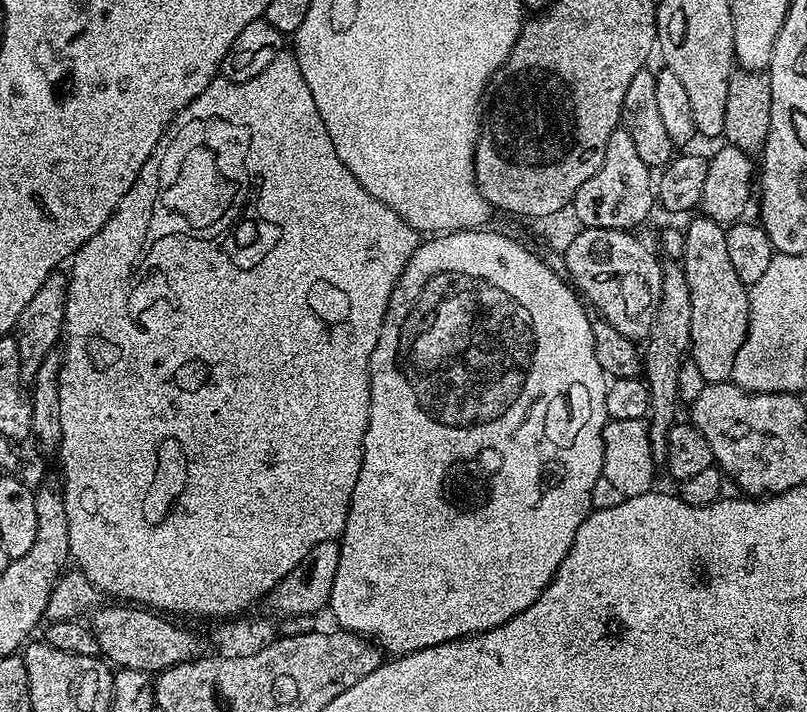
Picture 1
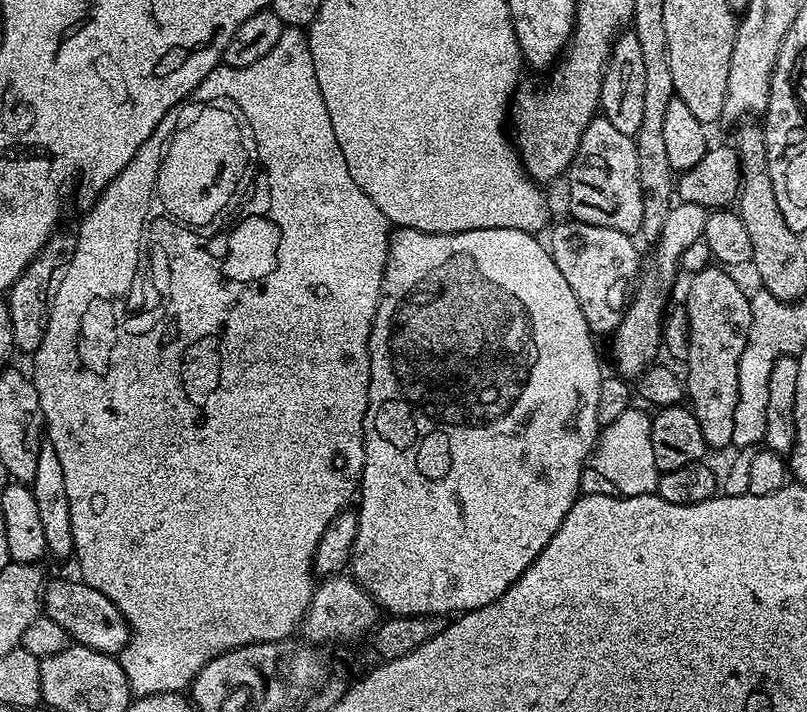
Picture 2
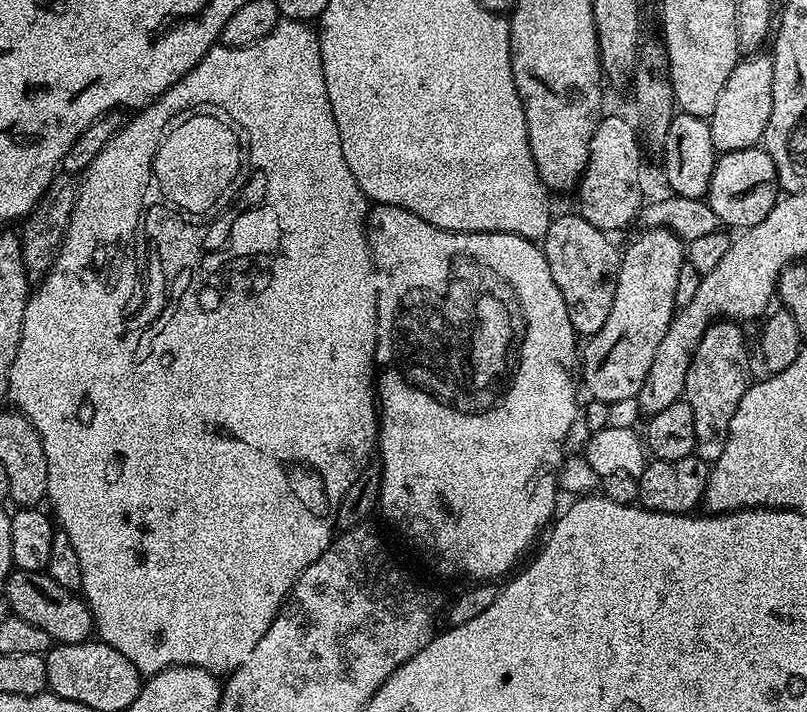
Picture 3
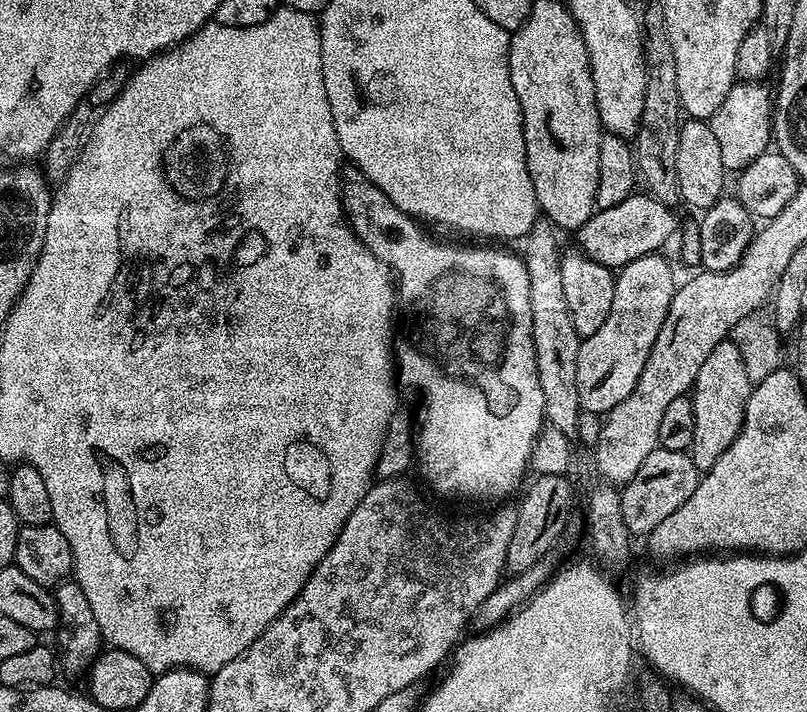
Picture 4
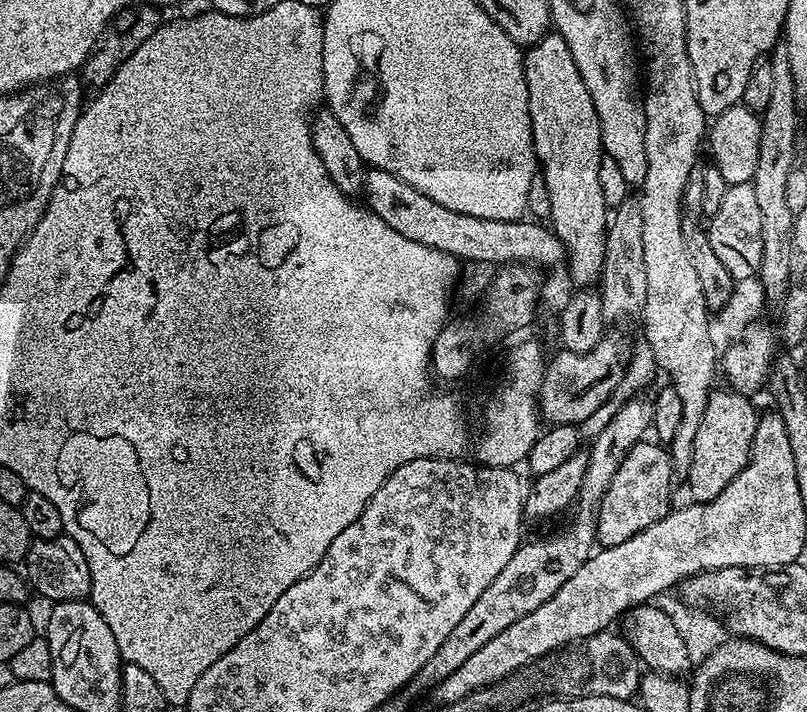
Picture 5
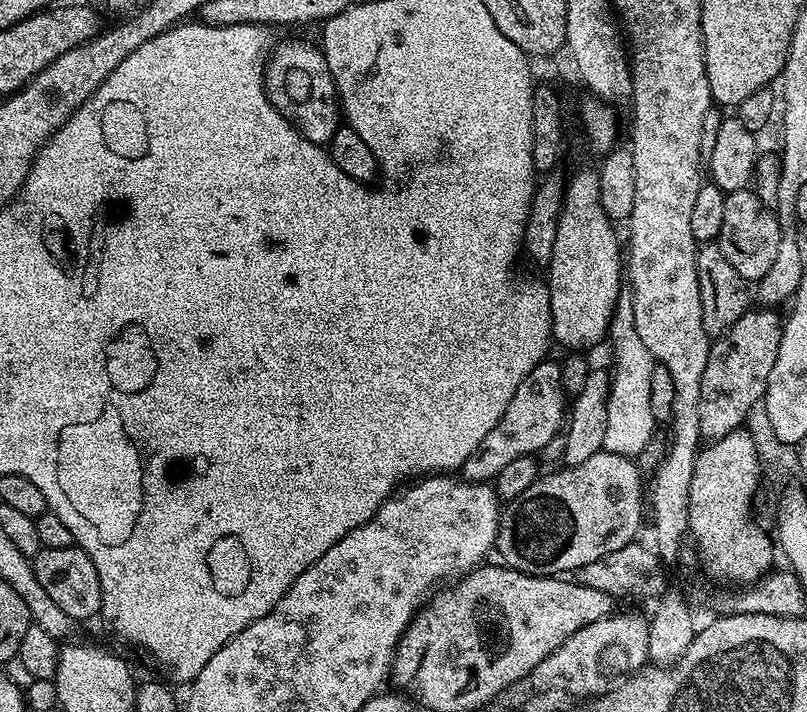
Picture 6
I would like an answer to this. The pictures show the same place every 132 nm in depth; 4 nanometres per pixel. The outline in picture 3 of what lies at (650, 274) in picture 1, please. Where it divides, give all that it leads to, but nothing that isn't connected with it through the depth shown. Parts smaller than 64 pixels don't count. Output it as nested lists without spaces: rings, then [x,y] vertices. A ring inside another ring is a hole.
[[[578,214],[557,215],[542,239],[544,257],[550,266],[550,274],[554,274],[554,286],[562,290],[566,314],[570,314],[574,330],[584,338],[606,326],[610,306],[614,306],[622,252],[619,247],[616,249],[612,240],[615,239],[609,233],[598,230],[598,226],[590,226],[590,222]]]

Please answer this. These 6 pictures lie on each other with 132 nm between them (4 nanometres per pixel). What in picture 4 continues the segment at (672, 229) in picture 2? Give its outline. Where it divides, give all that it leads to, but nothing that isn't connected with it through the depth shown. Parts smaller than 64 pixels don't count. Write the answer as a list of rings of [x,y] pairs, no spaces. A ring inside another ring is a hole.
[[[653,254],[640,257],[615,273],[614,302],[610,302],[610,314],[606,314],[606,322],[602,322],[602,326],[598,326],[594,334],[581,339],[576,385],[583,411],[606,414],[611,408],[618,406],[618,402],[630,398],[630,390],[638,386],[638,378],[642,378],[646,358],[650,358],[650,350],[654,350],[654,338],[658,338],[658,330],[662,330],[662,322],[666,322],[670,302],[678,287],[678,279],[672,273],[671,266],[661,256]]]

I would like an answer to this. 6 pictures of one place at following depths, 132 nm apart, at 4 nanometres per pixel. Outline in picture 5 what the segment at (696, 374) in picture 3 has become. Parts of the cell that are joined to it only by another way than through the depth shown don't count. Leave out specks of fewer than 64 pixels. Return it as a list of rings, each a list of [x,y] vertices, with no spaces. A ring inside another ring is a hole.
[[[731,386],[713,387],[702,413],[702,422],[698,425],[698,434],[694,434],[694,454],[690,454],[690,466],[686,483],[692,491],[691,499],[697,504],[706,504],[718,498],[726,486],[748,464],[752,453],[752,443],[756,433],[758,409],[743,392],[735,392]]]

